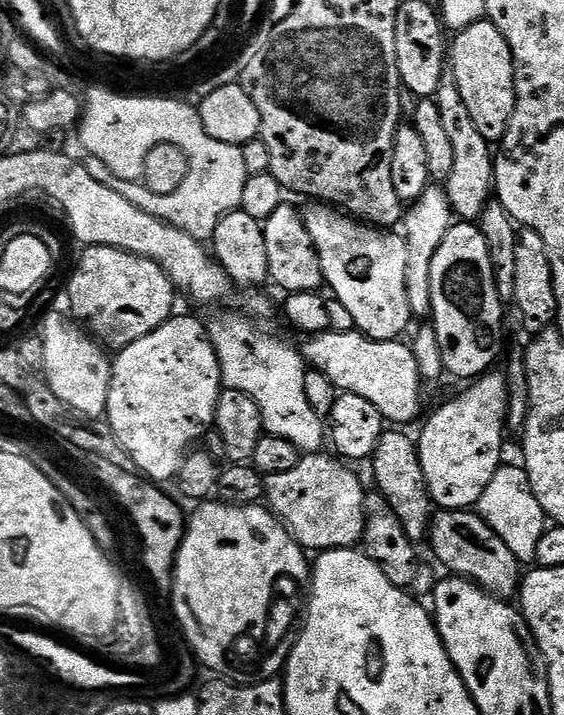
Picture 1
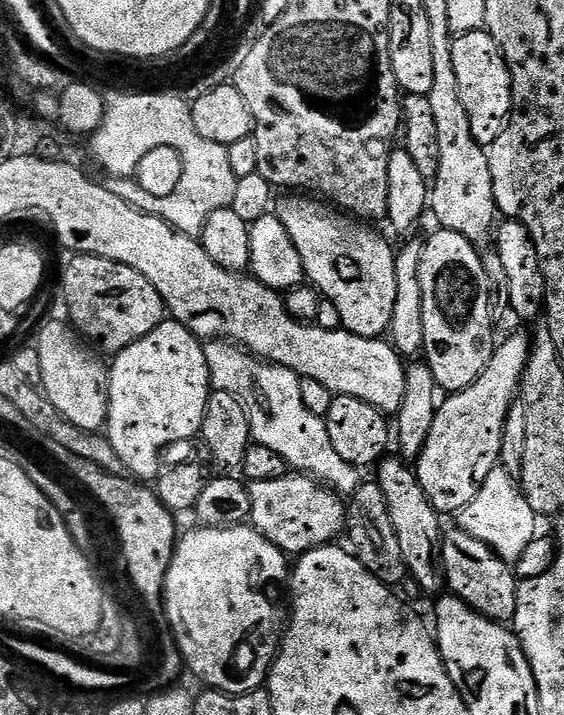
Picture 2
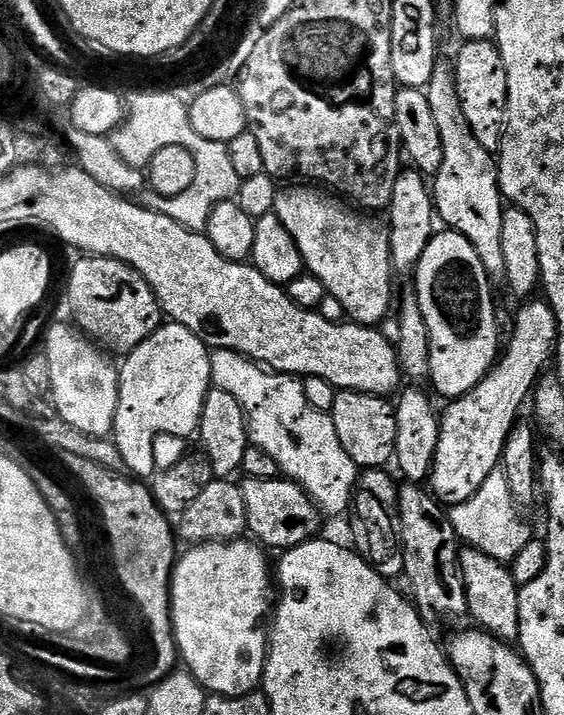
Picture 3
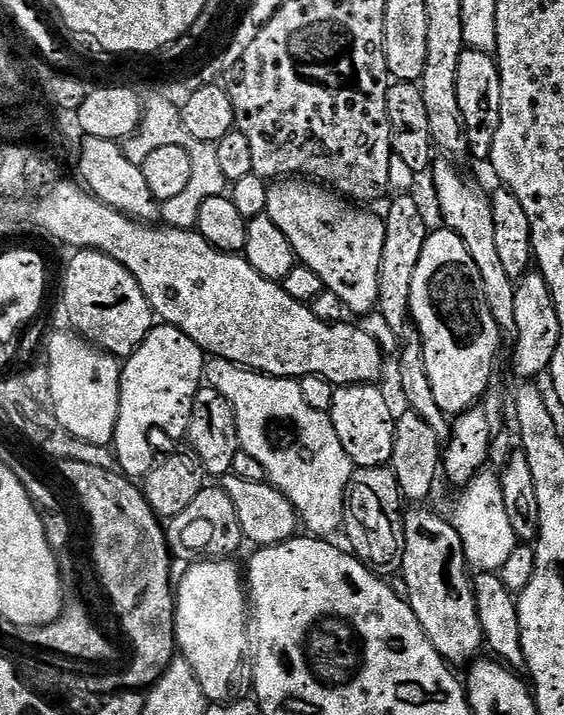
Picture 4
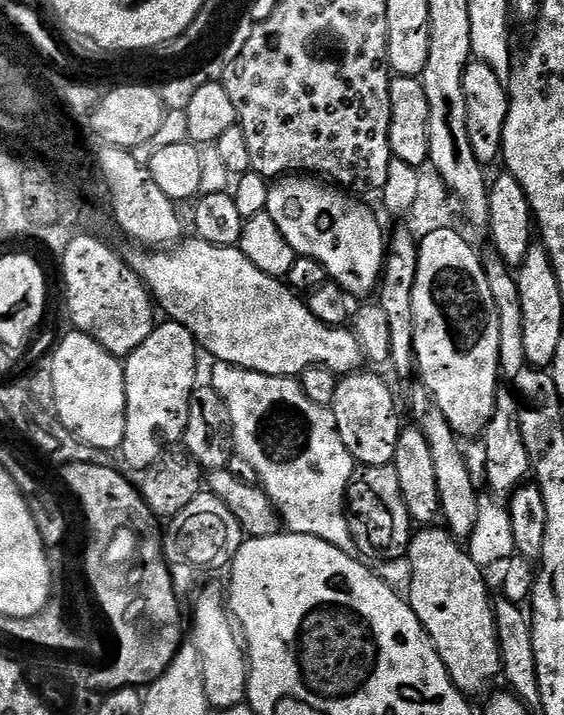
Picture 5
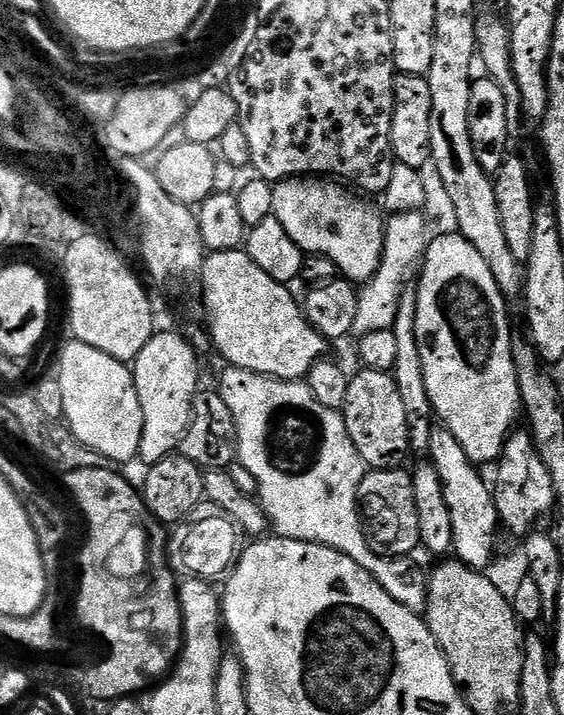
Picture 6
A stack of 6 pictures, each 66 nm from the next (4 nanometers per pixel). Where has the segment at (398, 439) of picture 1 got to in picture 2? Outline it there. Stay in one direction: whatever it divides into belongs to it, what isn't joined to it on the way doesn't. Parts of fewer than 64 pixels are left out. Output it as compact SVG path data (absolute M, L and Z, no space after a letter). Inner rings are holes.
M385 458L378 465L380 477L378 483L382 494L386 494L386 502L390 510L390 522L394 522L394 530L398 534L398 544L402 546L402 556L408 566L411 579L417 580L428 592L439 593L446 581L442 571L442 546L444 545L445 525L440 525L441 513L437 512L426 498L426 490L422 490L420 479L416 476L415 467L403 458Z

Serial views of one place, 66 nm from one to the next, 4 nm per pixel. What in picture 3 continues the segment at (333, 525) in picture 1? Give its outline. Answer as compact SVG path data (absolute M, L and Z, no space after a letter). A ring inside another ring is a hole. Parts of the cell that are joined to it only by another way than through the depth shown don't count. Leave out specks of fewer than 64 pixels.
M277 478L274 480L245 479L240 484L242 498L246 500L246 518L248 532L265 549L280 548L287 550L304 544L313 539L320 528L322 513L310 497L290 479Z

